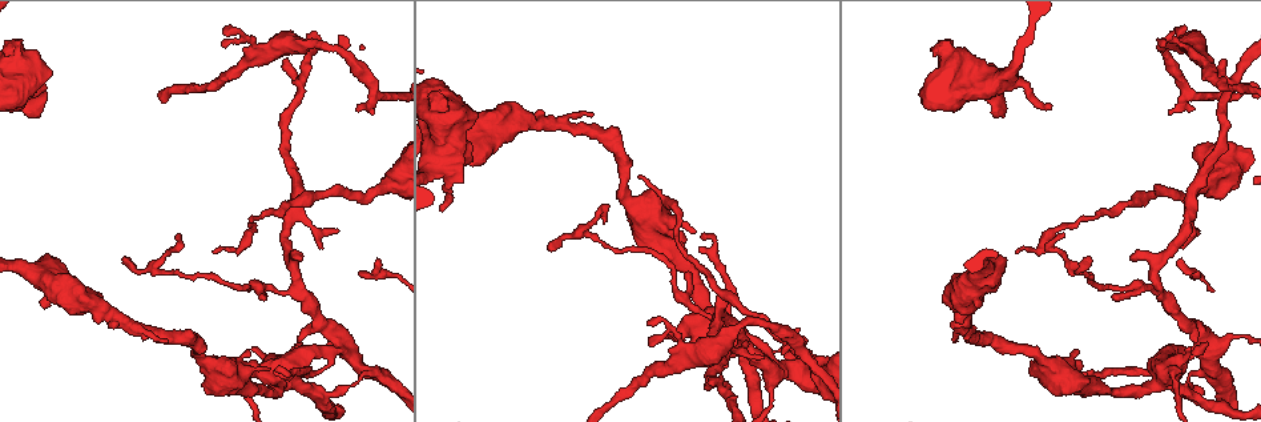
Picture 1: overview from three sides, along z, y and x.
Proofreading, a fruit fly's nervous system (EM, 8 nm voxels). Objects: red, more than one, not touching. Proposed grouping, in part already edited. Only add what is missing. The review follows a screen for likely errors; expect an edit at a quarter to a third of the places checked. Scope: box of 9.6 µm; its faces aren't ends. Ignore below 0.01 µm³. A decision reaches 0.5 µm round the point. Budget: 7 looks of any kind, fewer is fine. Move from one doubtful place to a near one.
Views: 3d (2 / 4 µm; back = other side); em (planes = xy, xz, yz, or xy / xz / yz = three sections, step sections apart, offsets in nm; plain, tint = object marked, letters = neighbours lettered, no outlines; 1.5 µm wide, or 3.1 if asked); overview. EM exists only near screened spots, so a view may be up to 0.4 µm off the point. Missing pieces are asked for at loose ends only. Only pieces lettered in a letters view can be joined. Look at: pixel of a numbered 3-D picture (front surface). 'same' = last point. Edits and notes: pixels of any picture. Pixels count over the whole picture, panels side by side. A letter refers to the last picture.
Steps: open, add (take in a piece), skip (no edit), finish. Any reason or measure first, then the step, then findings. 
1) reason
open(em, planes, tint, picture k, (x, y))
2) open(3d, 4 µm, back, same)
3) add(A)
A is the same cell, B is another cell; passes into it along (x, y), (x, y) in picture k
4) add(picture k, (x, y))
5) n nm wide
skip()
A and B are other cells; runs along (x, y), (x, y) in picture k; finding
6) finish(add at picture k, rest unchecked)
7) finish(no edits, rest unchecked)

an open end
open(em, yz, step 8, letters, picture 1, (215, 253))

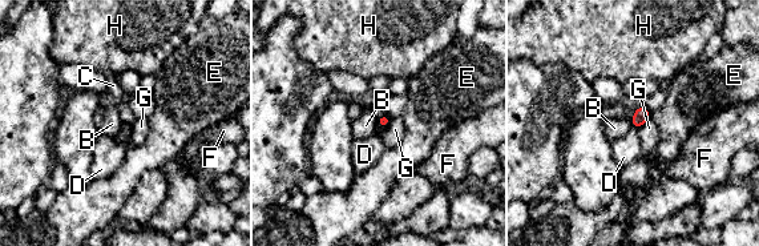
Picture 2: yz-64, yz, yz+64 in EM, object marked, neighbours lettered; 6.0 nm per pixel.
open(em, planes, letters, same)

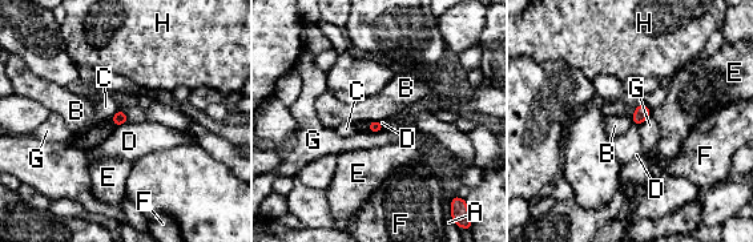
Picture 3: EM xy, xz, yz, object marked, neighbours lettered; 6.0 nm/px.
skip()
A, B, C, D, E, F, G and H are other cells; none of them fits

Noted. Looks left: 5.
an open end
open(em, xz, step 4, tint, picture 1, (1161, 47))

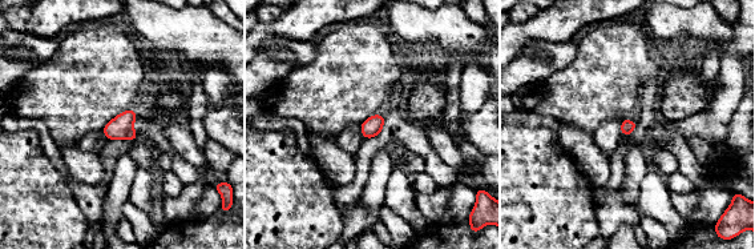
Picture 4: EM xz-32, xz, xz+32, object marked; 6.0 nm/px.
open(em, planes, letters, same)

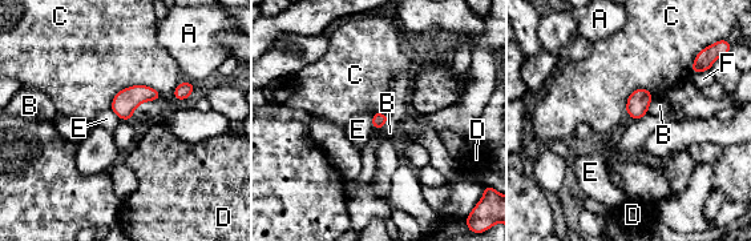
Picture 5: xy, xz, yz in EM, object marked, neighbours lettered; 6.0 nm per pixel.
90 nm wide; C touches over 320 nm
skip()
A, B, C, D, E and F are other cells; no lettered piece goes on from it

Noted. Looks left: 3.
an open end
open(3d, 2 µm, picture 1, (1169, 112))

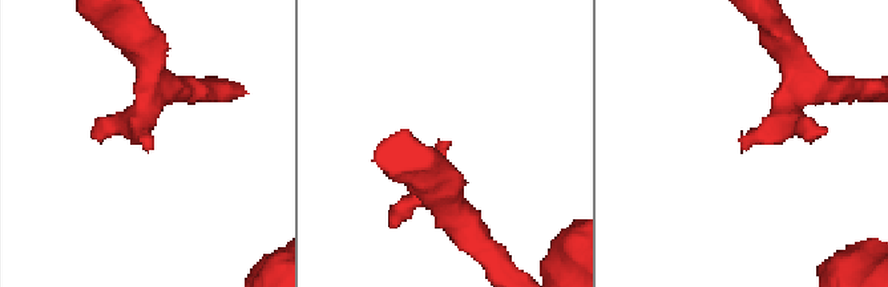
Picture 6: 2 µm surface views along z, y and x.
open(em, xz, step 4, plain, picture 6, (150, 147))

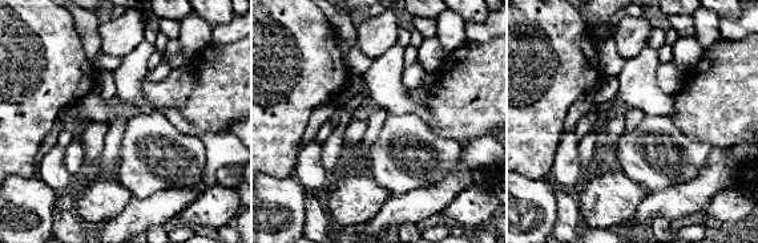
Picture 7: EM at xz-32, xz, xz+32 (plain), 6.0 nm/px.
open(em, xz, step 4, letters, same)

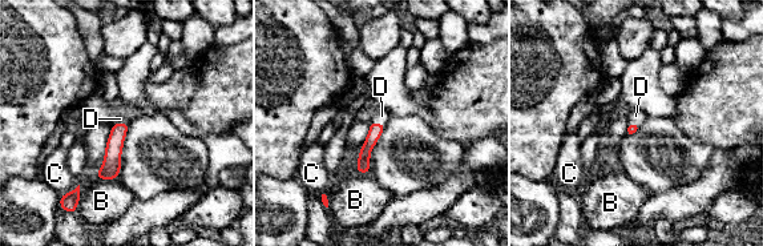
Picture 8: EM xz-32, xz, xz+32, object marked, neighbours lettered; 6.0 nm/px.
add(D)
D is the same cell, B and C are other cells; passes into it along (375, 129), (378, 124), (382, 116) in picture 8; it goes on there

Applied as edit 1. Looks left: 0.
finish(add at picture 8, rest unchecked)

